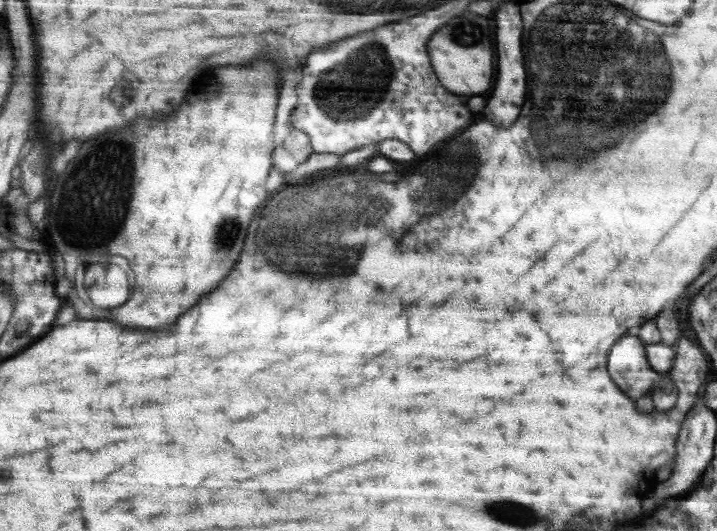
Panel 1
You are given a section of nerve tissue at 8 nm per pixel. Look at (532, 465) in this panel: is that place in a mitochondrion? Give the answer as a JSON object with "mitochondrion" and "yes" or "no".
{"mitochondrion":"no"}

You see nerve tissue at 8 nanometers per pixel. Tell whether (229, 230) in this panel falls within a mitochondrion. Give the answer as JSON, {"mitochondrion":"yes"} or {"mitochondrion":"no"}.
{"mitochondrion":"yes"}

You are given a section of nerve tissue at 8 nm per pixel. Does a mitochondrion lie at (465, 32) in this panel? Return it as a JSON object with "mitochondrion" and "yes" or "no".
{"mitochondrion":"yes"}

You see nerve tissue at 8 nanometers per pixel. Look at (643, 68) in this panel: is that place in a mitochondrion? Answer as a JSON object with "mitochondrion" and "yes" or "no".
{"mitochondrion":"yes"}

